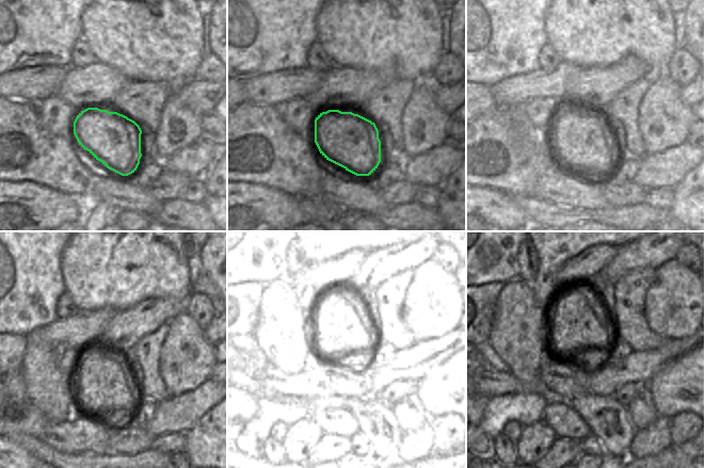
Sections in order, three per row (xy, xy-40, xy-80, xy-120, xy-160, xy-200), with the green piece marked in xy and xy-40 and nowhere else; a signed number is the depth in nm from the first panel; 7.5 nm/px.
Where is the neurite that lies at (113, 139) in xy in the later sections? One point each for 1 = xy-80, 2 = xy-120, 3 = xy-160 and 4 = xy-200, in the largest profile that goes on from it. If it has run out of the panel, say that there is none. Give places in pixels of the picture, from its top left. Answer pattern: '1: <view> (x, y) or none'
1: xy-80 (581, 140)
2: xy-120 (106, 382)
3: xy-160 (342, 331)
4: xy-200 (577, 324)

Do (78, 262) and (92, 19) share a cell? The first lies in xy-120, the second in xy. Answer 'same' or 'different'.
same

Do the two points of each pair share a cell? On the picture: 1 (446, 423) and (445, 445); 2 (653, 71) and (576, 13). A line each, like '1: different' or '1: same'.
1: same
2: same

